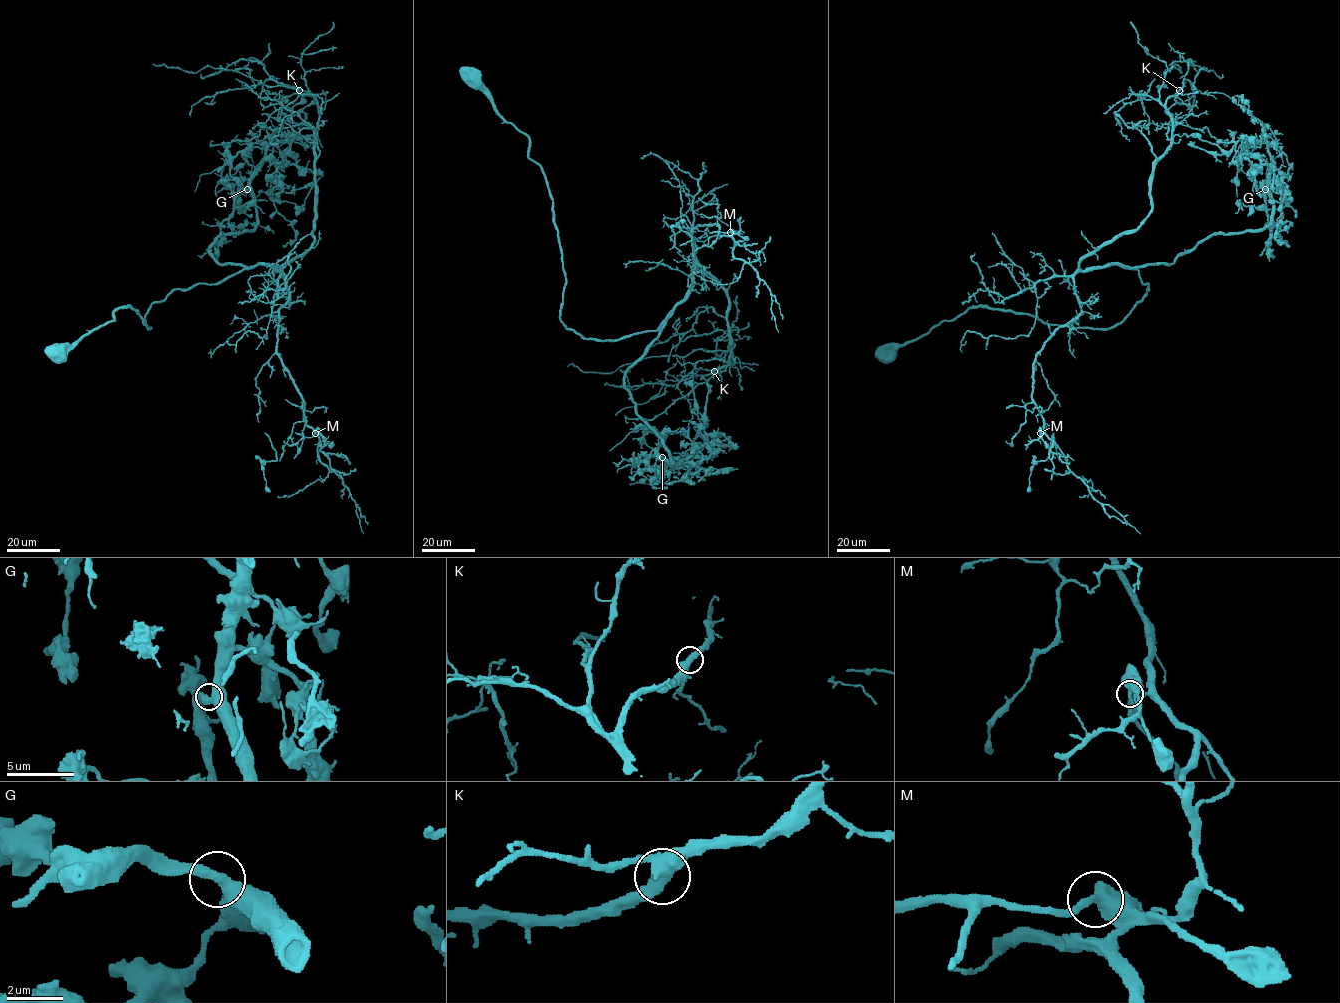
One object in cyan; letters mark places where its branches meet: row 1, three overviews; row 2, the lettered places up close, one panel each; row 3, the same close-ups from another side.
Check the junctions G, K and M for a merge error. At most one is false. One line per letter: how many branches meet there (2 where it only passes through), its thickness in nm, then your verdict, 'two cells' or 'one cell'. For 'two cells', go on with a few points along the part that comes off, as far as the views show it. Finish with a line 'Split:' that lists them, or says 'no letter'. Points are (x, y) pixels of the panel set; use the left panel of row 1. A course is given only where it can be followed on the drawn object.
G: 2 branches meet; 480 nm thick; one cell
K: 2 branches meet; 440 nm thick; one cell
M: 2 branches meet; 400 nm thick; two cells; foreign part runs (315, 433), (304, 437), (293, 458), (277, 458), (262, 463), (266, 487), (270, 492)
Split: M

